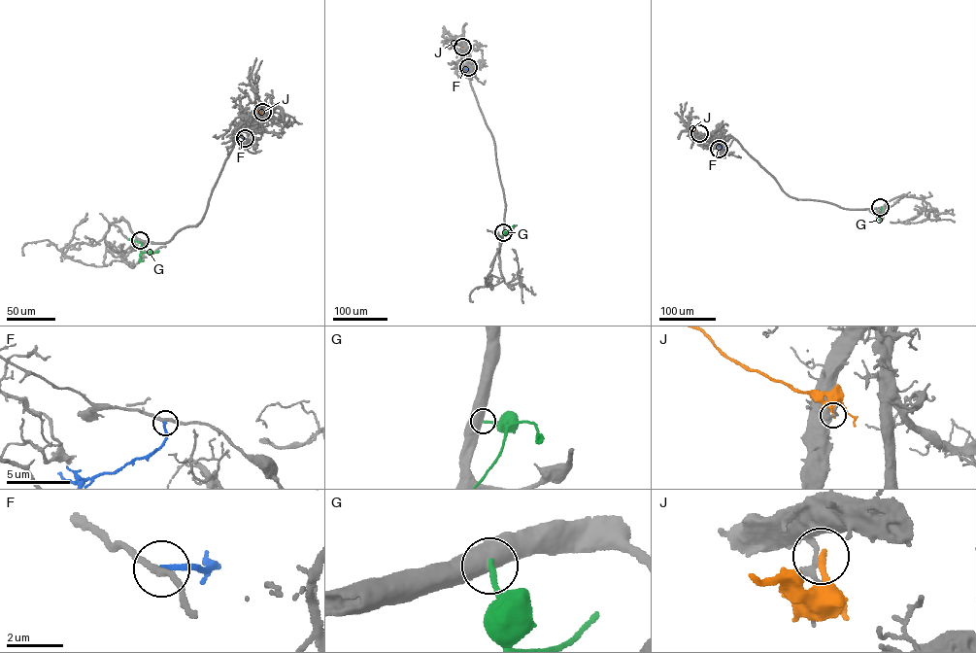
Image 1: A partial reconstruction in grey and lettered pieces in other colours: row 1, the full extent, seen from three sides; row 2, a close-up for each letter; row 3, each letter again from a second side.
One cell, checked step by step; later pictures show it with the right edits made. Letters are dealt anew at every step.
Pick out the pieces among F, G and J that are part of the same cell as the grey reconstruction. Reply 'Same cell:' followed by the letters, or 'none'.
Same cell: none

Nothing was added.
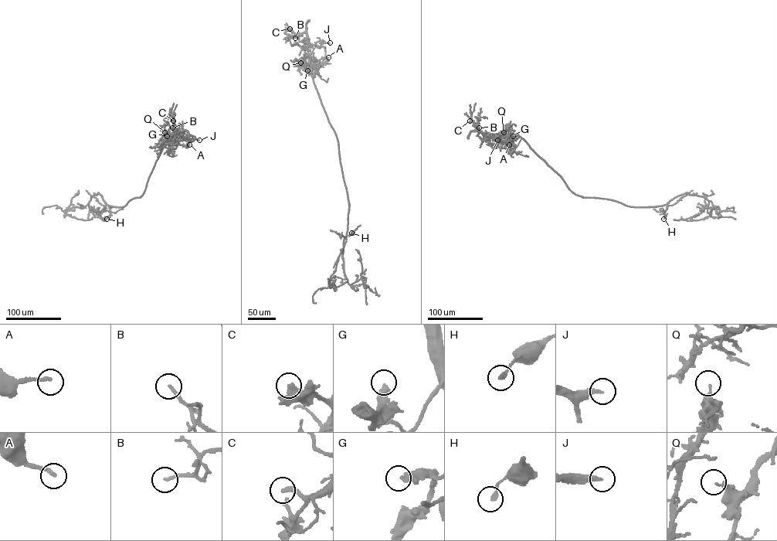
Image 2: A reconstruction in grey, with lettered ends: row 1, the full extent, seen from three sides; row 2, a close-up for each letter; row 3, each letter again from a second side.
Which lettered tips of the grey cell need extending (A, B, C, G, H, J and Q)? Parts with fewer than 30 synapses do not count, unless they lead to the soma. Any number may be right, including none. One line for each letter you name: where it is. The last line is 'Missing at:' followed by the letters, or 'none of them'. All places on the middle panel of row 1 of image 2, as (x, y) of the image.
A: (328, 57)
C: (290, 28)
J: (330, 42)
Missing at: A, C, J

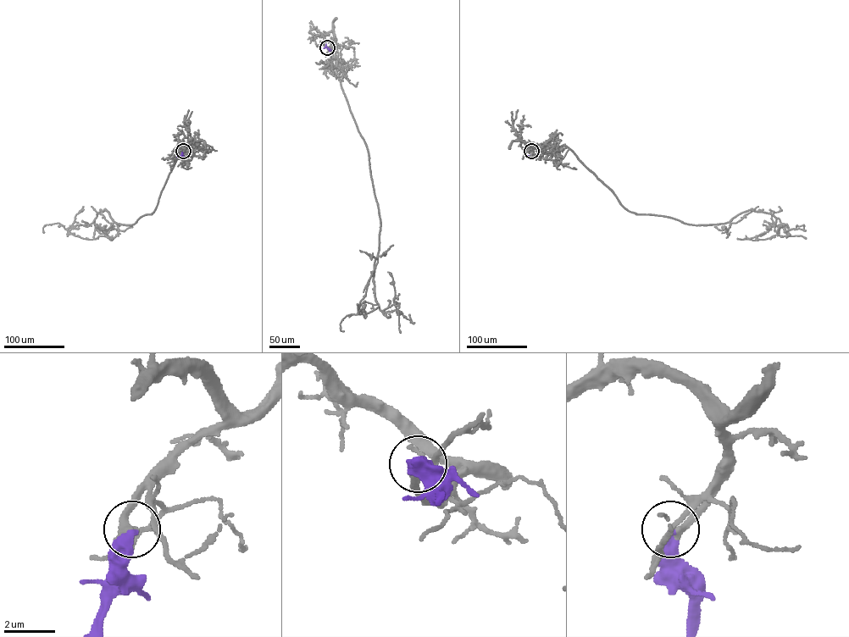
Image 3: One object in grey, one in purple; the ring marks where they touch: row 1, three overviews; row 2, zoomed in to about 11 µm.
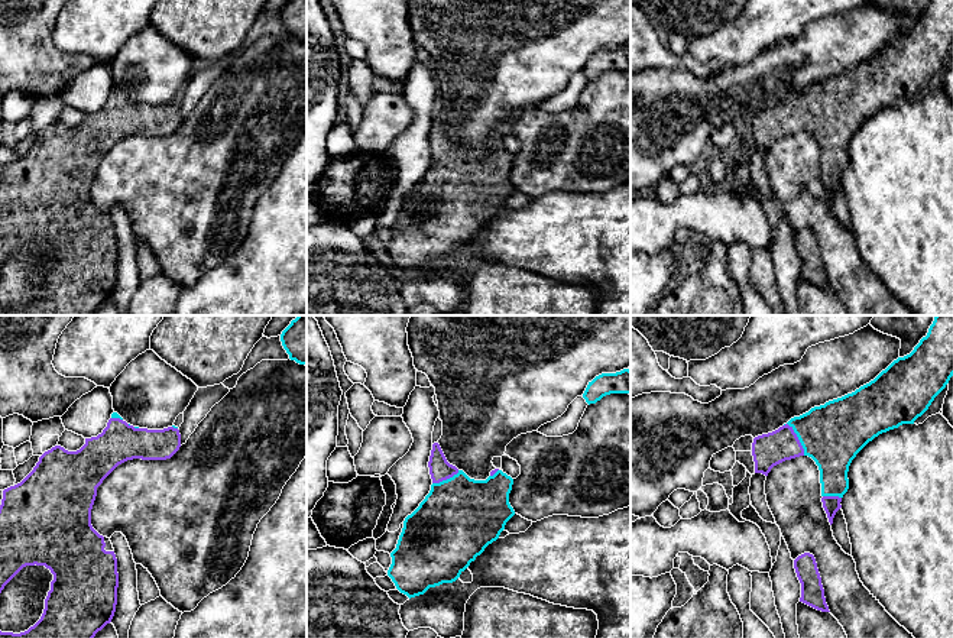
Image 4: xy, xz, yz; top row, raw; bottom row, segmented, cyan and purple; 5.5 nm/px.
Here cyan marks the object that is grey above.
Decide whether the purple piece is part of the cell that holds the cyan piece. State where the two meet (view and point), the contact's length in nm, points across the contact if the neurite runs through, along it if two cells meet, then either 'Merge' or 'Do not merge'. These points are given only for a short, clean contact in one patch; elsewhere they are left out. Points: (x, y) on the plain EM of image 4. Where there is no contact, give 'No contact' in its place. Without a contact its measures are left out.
Touches cyan at yz (798, 115). Shared border 200 nm. Merge

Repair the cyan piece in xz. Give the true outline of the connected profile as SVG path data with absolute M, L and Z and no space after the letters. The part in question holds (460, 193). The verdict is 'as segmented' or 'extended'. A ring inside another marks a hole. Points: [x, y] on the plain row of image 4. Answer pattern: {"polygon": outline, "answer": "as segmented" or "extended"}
{"polygon": "M438 119L432 120L428 143L431 166L405 194L388 246L396 265L409 275L424 271L430 263L456 258L470 239L499 214L506 198L515 191L509 179L513 155L502 146L492 146L486 156L470 155L447 137Z", "answer": "extended"}

